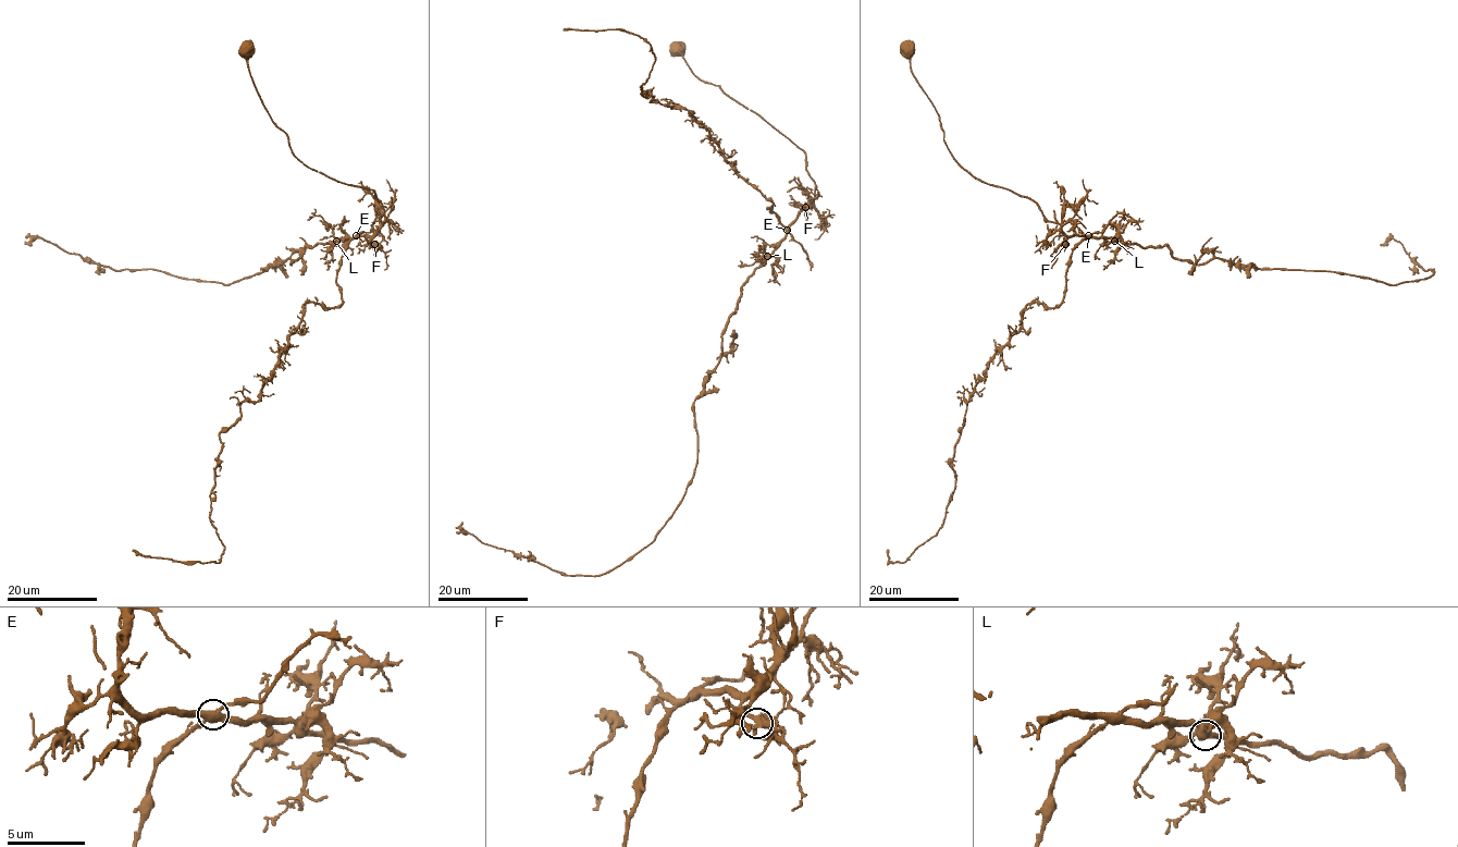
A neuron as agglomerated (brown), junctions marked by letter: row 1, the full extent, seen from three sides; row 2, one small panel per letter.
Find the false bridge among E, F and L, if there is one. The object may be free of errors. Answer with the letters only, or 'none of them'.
E

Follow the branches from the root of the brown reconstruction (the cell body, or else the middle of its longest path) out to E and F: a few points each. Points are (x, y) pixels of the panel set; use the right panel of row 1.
E: (1102, 237), (1089, 235)
F: (1102, 237), (1071, 235), (1065, 244)

